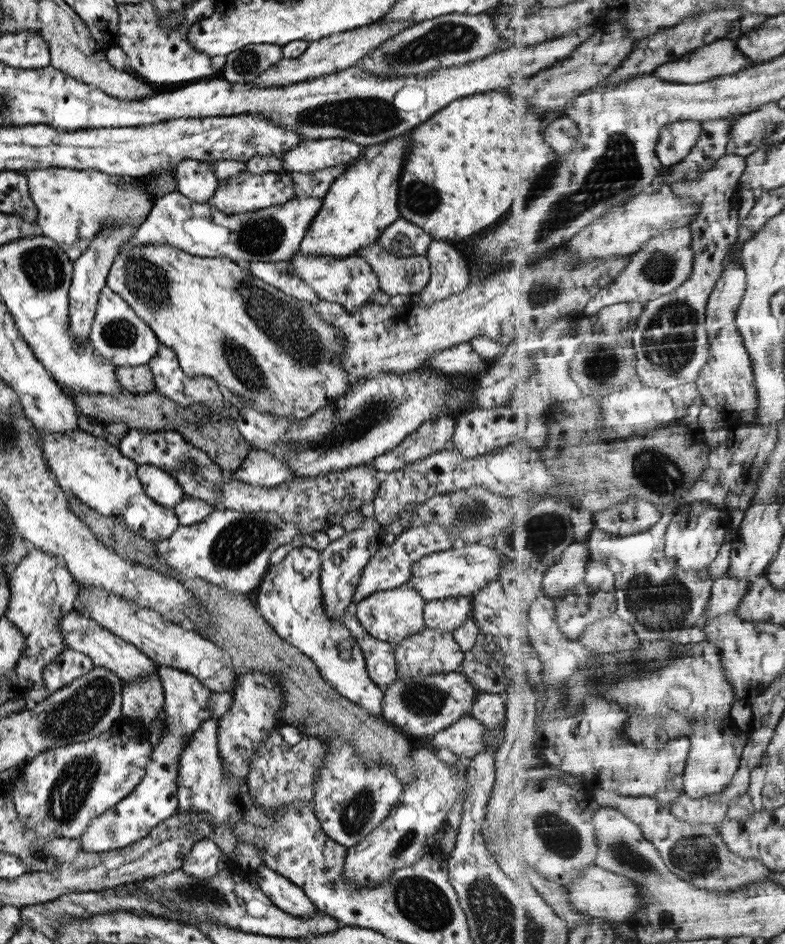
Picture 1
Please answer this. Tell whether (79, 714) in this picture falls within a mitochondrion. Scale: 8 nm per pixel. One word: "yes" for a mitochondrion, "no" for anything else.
yes

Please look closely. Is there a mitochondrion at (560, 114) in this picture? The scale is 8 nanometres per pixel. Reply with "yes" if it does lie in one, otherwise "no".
no

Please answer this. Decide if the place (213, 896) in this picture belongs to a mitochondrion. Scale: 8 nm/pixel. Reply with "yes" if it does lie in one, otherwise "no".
yes

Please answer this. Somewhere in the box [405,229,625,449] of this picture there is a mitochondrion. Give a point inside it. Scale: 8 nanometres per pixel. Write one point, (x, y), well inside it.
(600, 368)

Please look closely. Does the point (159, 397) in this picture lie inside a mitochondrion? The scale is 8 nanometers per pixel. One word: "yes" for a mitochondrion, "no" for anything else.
no

